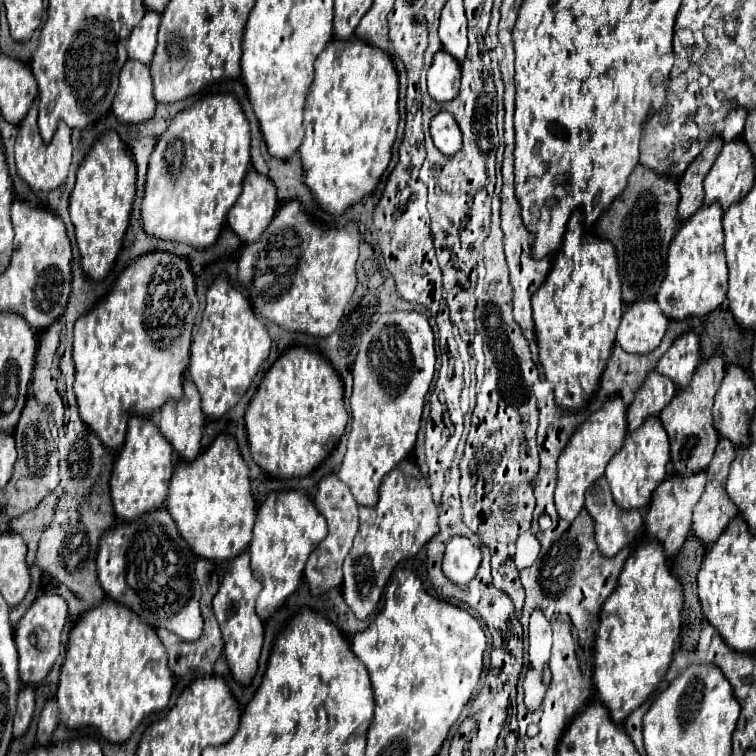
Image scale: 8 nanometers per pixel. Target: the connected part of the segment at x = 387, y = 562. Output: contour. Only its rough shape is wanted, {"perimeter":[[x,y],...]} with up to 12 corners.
{"perimeter":[[413,461],[383,479],[343,563],[357,619],[439,531]]}

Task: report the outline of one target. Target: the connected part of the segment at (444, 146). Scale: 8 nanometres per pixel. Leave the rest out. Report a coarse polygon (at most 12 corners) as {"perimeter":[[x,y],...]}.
{"perimeter":[[449,111],[431,119],[431,137],[443,155],[461,149],[461,131]]}

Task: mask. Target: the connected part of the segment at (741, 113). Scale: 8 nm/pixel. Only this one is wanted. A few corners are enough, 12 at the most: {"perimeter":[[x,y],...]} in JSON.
{"perimeter":[[745,109],[727,115],[723,141],[729,143],[741,135]]}

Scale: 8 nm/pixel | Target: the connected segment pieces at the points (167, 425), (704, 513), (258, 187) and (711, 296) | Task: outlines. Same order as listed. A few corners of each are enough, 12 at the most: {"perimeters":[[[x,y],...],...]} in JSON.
{"perimeters":[[[185,379],[183,397],[163,405],[159,431],[181,459],[201,453],[205,415]],[[721,437],[707,487],[693,511],[693,535],[705,547],[725,531],[737,507],[725,491],[735,455]],[[249,171],[227,223],[243,243],[269,227],[273,181]],[[703,205],[673,237],[657,303],[707,317],[727,293],[723,209]]]}

